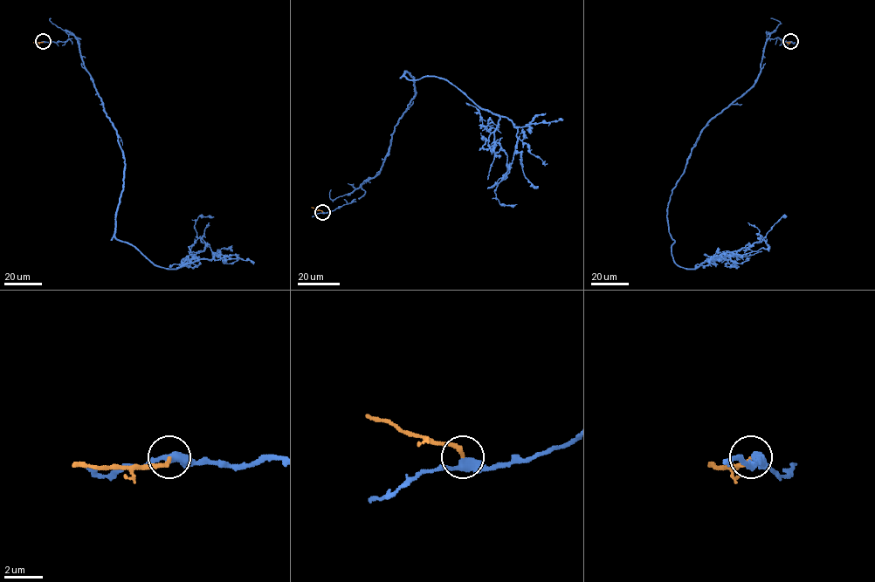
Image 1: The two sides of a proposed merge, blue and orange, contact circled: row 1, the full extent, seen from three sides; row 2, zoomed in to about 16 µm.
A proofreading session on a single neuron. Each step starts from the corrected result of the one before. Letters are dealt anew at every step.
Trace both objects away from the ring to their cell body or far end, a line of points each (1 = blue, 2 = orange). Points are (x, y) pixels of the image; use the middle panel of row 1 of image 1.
1: (322, 212), (379, 173), (415, 95), (405, 71), (446, 79), (498, 116), (506, 169), (495, 193), (516, 204)
2: (322, 212), (311, 207)

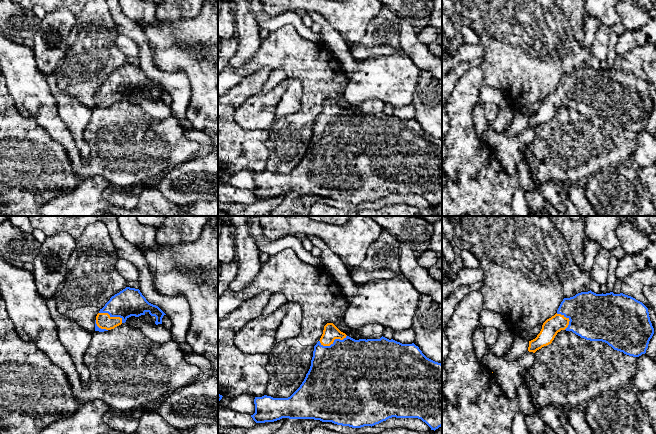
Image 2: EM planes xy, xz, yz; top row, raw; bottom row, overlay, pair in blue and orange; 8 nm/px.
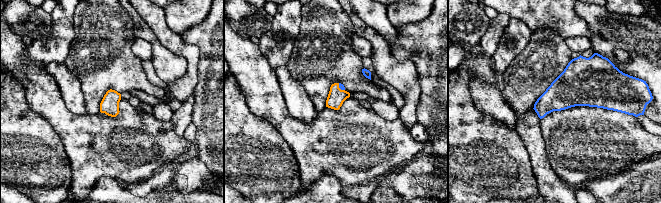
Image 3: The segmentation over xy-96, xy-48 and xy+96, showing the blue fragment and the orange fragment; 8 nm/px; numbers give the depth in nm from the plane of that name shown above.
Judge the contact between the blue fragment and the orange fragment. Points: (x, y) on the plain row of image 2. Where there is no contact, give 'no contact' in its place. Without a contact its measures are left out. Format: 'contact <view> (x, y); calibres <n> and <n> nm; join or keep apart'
contact xz (333, 118); calibres 480 and 120 nm; join

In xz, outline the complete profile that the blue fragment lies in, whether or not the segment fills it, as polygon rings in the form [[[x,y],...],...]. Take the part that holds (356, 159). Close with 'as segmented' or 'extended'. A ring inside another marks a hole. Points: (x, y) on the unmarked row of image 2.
[[[327,99],[314,122],[310,145],[300,163],[288,174],[255,173],[254,180],[255,189],[251,193],[256,199],[282,194],[314,195],[361,204],[396,193],[421,195],[435,207],[442,202],[442,140],[427,134],[414,119],[402,120],[383,112],[380,115],[355,116],[333,99]]]; extended

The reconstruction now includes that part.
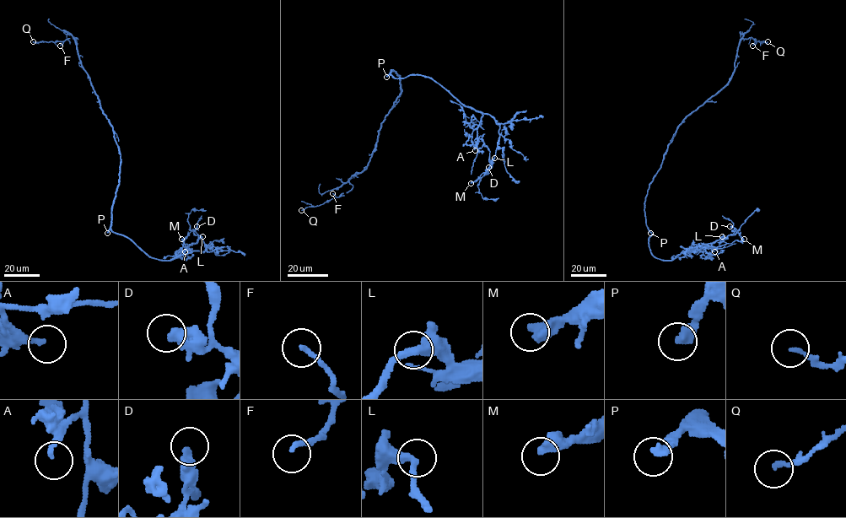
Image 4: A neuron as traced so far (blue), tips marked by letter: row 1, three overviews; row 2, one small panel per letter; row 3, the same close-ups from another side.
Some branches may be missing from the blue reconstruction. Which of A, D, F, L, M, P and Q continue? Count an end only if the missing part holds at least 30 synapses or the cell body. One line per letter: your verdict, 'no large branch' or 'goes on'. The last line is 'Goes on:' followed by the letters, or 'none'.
A: no large branch
D: no large branch
F: no large branch
L: no large branch
M: no large branch
P: goes on
Q: no large branch
Goes on: P

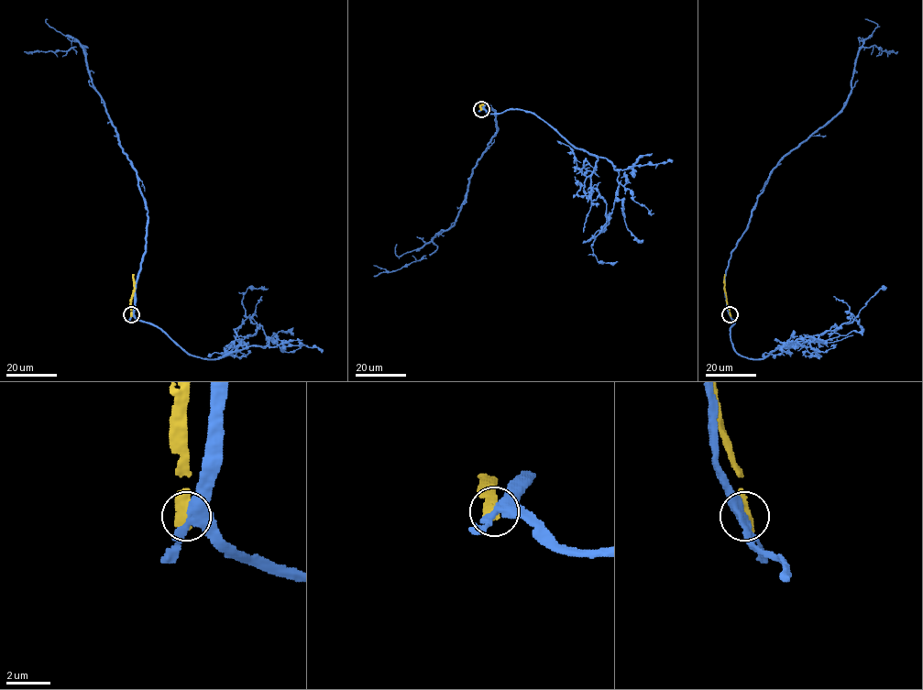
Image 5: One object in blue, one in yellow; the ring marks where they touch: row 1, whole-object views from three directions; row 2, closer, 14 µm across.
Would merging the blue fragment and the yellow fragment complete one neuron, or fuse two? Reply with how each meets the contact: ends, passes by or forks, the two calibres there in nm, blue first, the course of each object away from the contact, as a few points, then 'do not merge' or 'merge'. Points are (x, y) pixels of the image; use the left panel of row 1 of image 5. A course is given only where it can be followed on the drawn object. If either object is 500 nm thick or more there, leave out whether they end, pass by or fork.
calibres 440 and 600 nm; course blue (131, 315), (146, 246), (147, 209), (137, 170), (123, 152), (92, 82), (82, 47), (87, 47), (24, 51); course yellow (131, 315), (132, 274); do not merge

